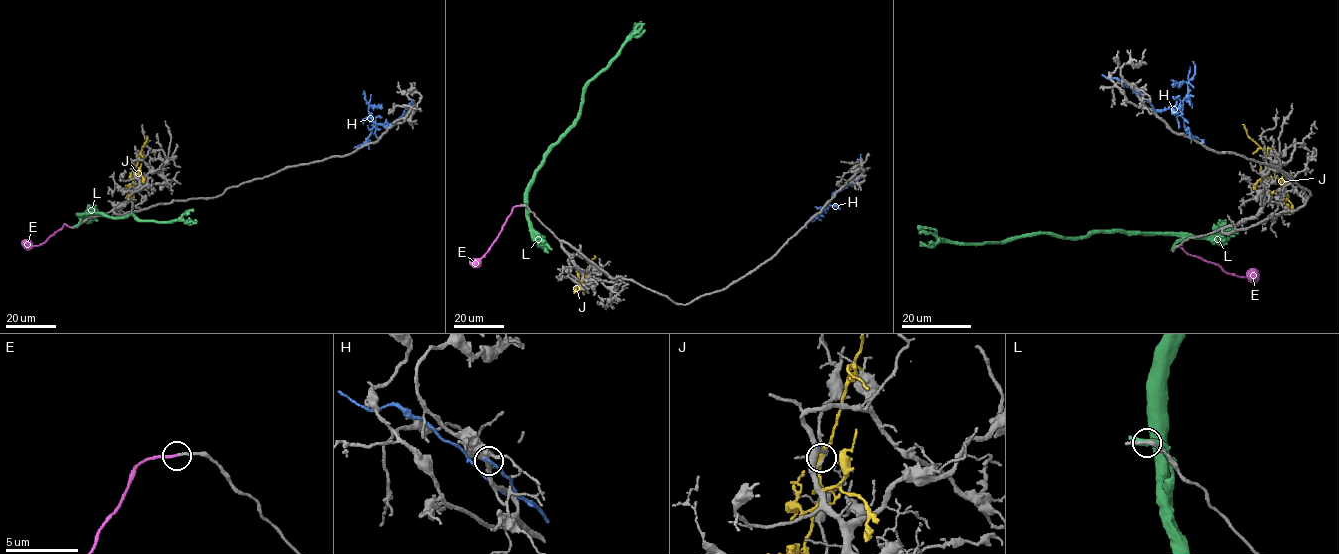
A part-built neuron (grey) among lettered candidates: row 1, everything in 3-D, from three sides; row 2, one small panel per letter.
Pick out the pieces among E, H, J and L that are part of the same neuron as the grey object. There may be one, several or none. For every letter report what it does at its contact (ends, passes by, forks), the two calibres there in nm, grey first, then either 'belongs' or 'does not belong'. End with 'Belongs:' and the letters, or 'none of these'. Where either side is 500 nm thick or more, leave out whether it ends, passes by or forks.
E: it ends; calibres 190 and 220 nm; belongs
H: it ends; calibres 380 and 240 nm; does not belong
J: it passes by; calibres 160 and 380 nm; does not belong
L: it passes by; calibres 240 and 400 nm; does not belong
Belongs: E

